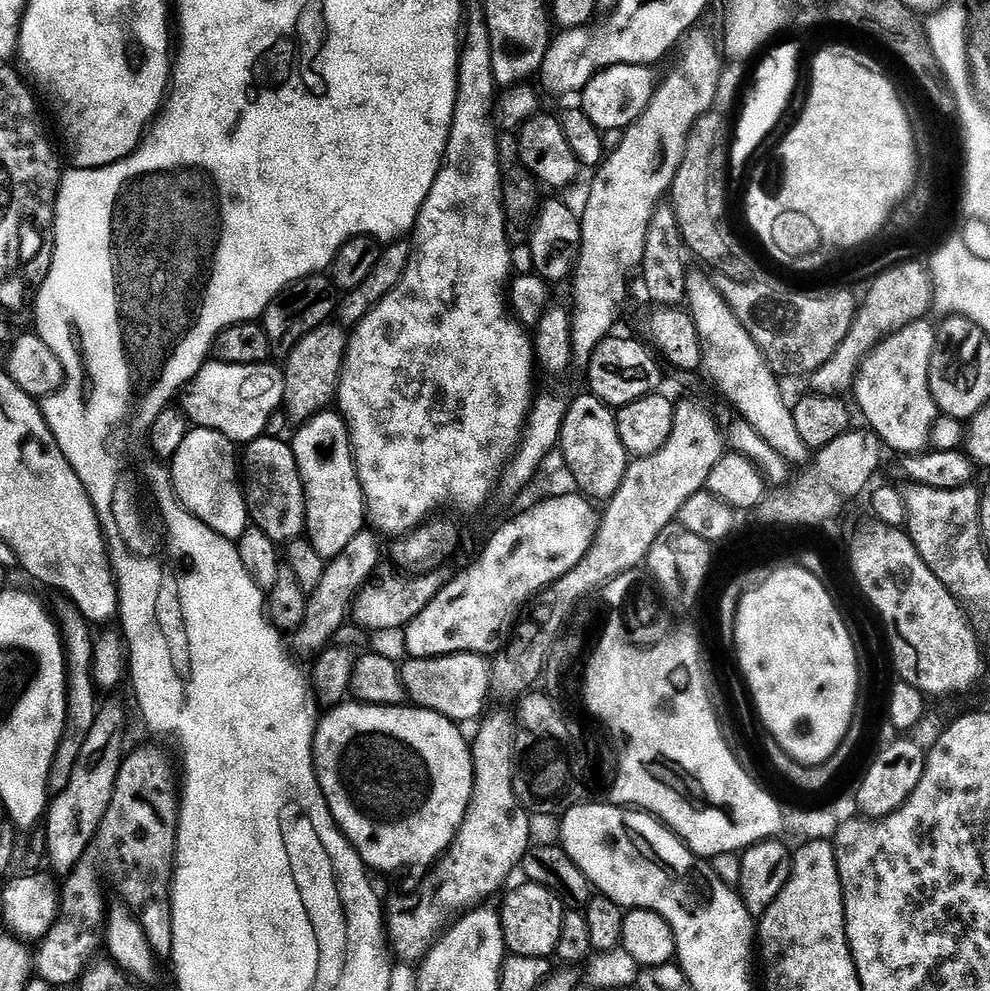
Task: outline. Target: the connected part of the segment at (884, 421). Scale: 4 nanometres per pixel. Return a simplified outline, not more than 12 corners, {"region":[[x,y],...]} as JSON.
{"region":[[916,320],[856,369],[855,407],[897,454],[929,443],[936,328]]}

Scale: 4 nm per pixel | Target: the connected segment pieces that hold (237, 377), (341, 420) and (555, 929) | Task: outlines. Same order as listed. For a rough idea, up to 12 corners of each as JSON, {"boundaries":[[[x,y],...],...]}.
{"boundaries":[[[209,359],[187,385],[197,428],[247,446],[284,402],[275,363]],[[317,412],[290,443],[321,561],[365,531],[352,433]],[[520,882],[498,919],[513,956],[555,957],[566,905]]]}

